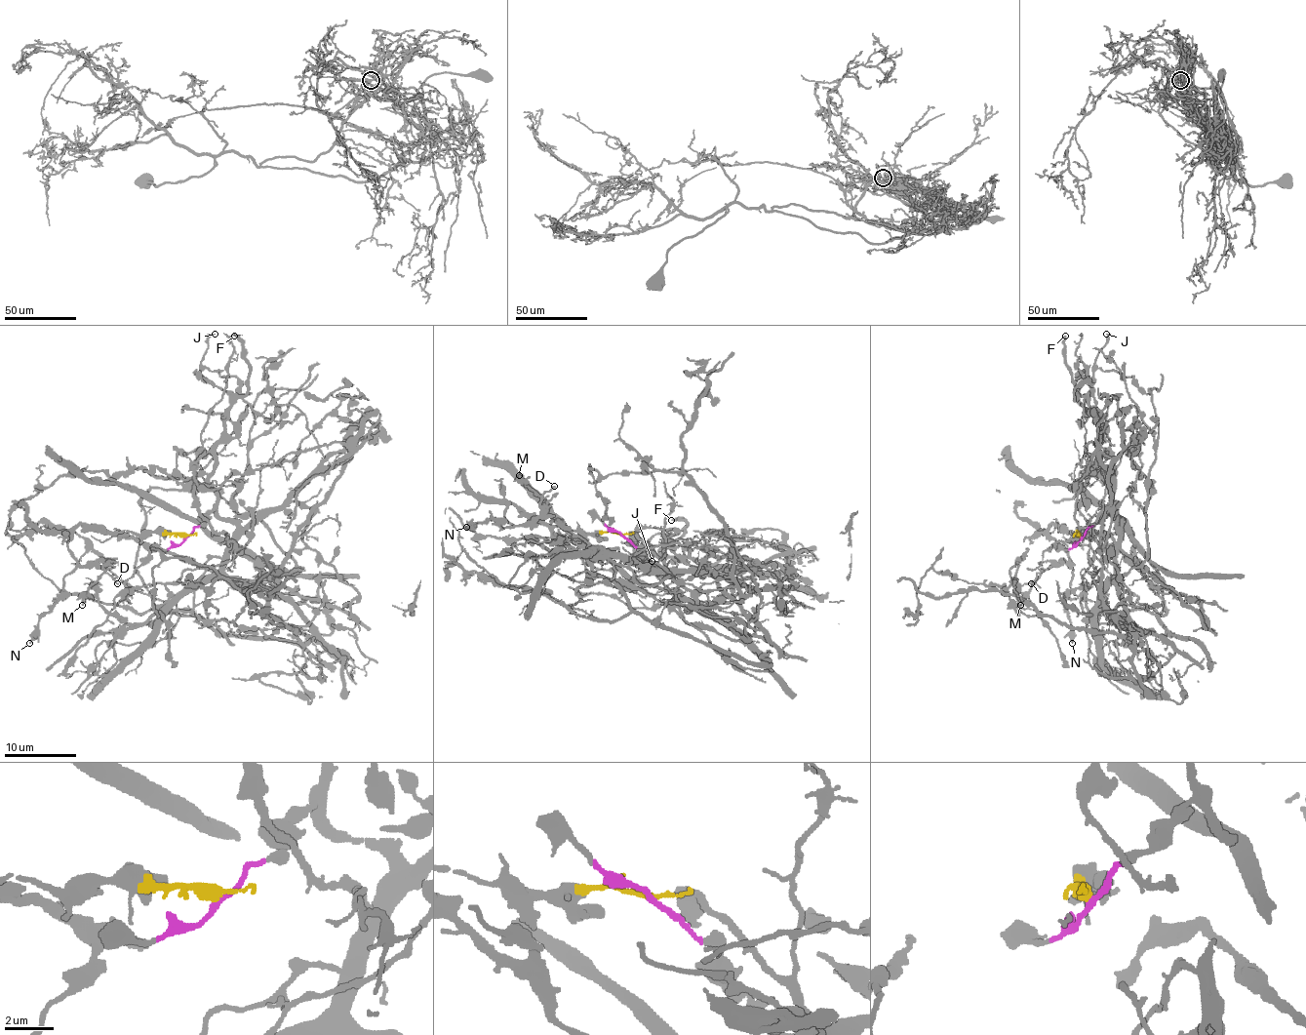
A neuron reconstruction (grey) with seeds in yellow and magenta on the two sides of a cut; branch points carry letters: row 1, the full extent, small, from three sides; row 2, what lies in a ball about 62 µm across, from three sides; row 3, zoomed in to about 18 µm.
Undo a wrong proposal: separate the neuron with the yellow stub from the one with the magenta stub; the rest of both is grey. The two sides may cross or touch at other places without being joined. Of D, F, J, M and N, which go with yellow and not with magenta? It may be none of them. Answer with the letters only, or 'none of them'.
D, M, N

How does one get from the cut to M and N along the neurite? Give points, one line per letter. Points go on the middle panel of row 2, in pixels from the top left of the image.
M: (621, 535), (543, 526), (509, 503), (504, 516), (515, 526), (529, 524), (538, 515), (540, 498), (518, 475)
N: (621, 535), (577, 533), (543, 526), (509, 503), (504, 515), (511, 528), (492, 518), (466, 528)

